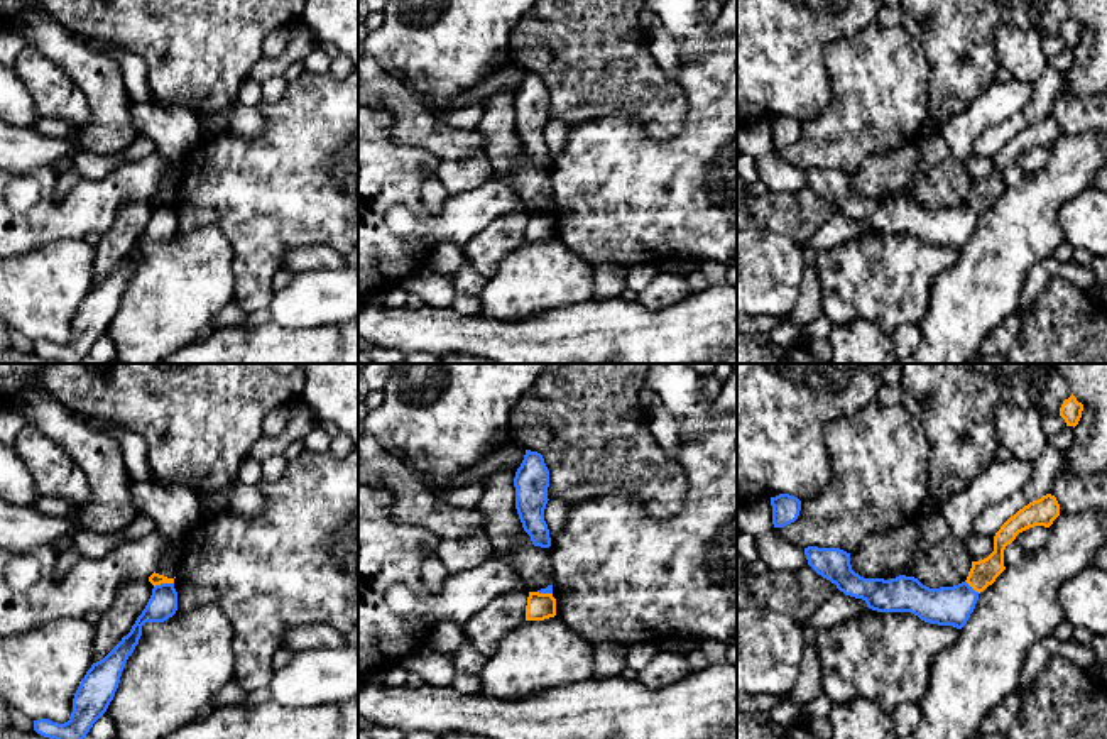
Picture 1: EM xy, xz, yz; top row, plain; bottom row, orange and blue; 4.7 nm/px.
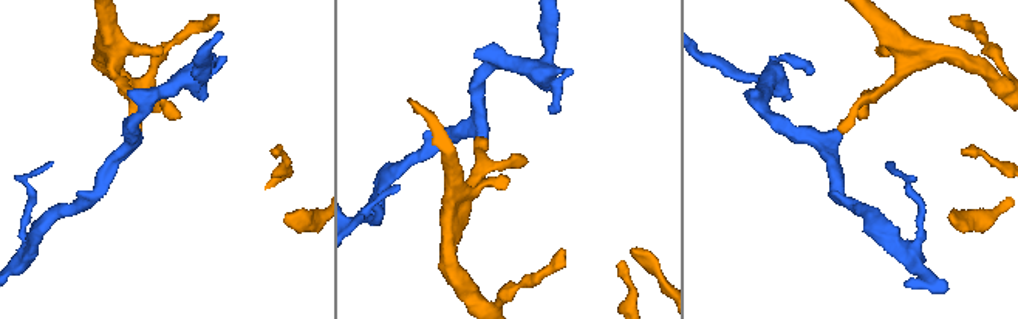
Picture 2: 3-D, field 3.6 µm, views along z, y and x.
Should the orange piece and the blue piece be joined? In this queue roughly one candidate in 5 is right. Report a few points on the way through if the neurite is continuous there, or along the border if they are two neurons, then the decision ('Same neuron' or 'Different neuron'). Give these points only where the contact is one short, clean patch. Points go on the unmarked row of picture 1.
Boundary: xy (173, 203), (163, 203), (154, 208). Different neuron

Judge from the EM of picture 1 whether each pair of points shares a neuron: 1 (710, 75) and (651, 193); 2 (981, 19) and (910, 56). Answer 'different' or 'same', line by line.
1: same
2: different

